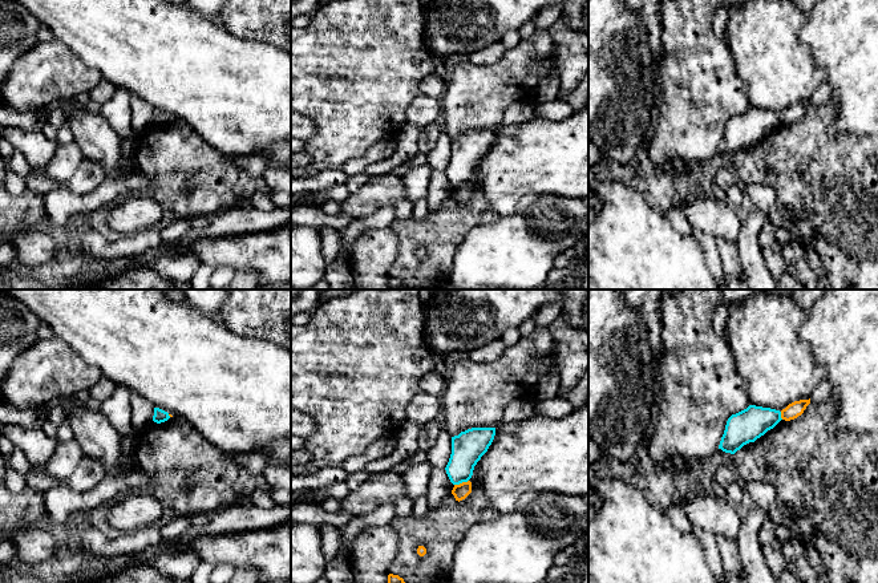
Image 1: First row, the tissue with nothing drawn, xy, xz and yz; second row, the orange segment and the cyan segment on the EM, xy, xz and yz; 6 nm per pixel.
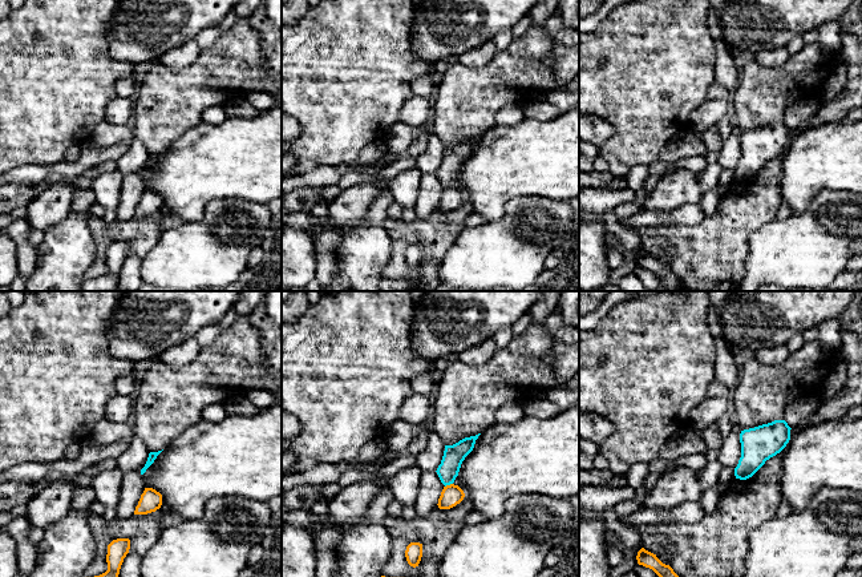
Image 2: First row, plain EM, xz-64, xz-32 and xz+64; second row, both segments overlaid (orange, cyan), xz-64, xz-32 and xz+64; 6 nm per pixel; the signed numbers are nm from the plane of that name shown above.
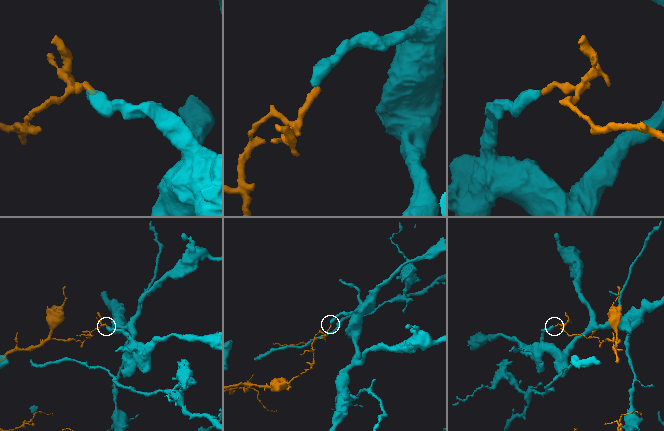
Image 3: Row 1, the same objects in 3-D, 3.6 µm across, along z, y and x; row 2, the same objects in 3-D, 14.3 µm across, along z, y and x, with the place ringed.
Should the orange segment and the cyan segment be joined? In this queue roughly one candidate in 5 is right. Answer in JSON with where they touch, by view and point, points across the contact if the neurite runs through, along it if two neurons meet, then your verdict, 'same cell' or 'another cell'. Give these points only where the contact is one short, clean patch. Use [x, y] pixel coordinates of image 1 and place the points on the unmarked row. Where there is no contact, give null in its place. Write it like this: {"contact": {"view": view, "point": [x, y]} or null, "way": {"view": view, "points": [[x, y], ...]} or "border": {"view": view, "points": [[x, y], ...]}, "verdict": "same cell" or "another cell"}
{"contact": {"view": "xz", "point": [462, 185]}, "border": {"view": "xz", "points": [[468, 182], [454, 187]]}, "verdict": "another cell"}

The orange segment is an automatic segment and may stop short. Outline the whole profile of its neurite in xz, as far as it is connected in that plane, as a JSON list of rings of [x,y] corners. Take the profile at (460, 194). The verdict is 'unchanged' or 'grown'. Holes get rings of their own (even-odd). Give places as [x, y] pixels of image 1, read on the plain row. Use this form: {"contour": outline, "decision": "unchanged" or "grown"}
{"contour": [[[462,185],[460,187],[454,187],[452,197],[454,198],[456,203],[465,202],[472,195],[472,185]]], "decision": "unchanged"}

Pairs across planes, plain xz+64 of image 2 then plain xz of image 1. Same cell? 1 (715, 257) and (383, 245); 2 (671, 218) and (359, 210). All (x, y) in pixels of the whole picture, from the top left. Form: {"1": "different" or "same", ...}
{"1": "different", "2": "different"}

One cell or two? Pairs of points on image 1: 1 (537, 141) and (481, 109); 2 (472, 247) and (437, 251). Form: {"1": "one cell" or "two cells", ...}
{"1": "two cells", "2": "two cells"}

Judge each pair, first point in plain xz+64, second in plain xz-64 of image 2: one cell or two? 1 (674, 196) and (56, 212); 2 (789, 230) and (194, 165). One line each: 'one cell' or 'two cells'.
1: one cell
2: two cells

